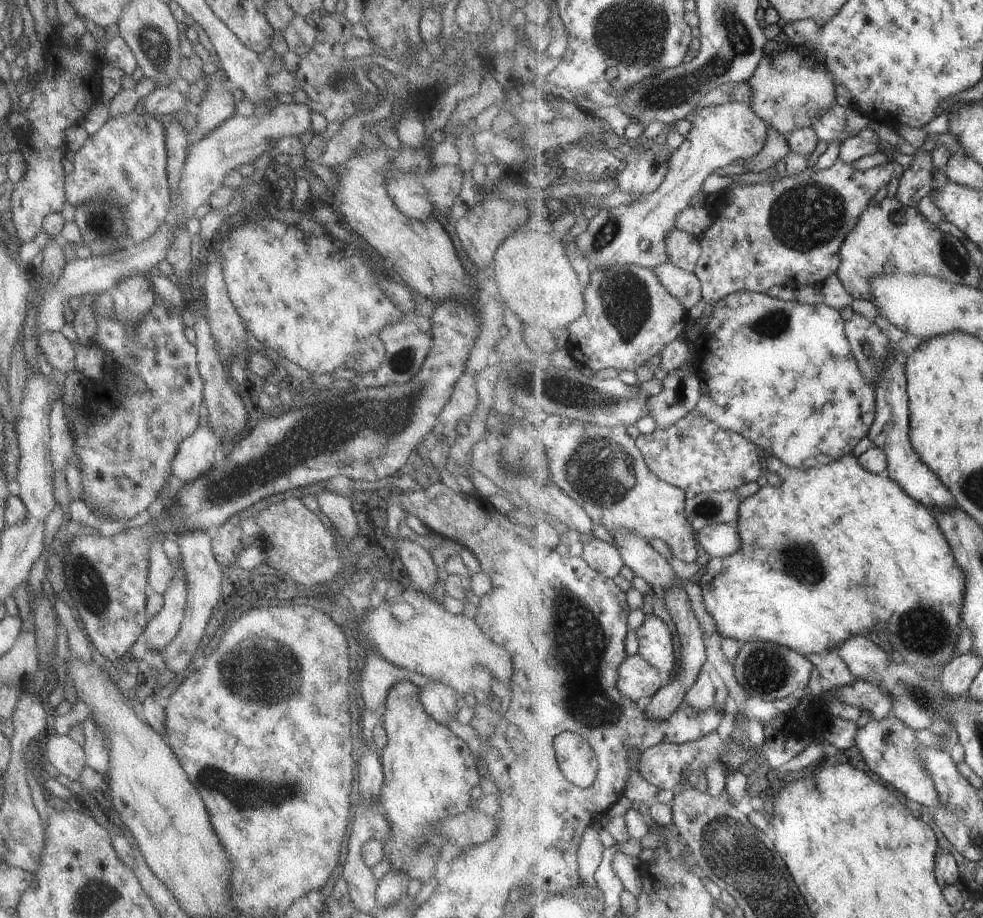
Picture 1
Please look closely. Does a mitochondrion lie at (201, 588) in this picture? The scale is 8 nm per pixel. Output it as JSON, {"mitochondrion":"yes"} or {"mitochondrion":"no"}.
{"mitochondrion":"no"}

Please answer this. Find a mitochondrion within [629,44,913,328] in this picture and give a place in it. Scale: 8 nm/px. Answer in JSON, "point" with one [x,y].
{"point":[807,217]}

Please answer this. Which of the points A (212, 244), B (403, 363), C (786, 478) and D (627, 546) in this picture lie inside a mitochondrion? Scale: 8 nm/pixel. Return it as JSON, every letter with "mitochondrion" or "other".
{"A":"other","B":"mitochondrion","C":"other","D":"other"}

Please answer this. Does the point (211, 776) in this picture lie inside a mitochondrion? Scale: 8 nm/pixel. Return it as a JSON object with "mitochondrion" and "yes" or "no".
{"mitochondrion":"yes"}

